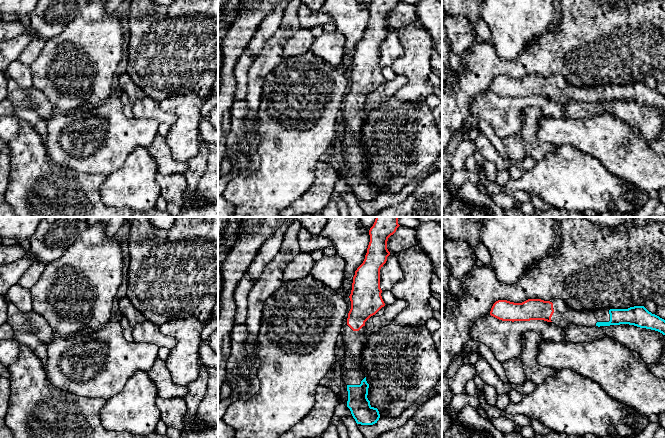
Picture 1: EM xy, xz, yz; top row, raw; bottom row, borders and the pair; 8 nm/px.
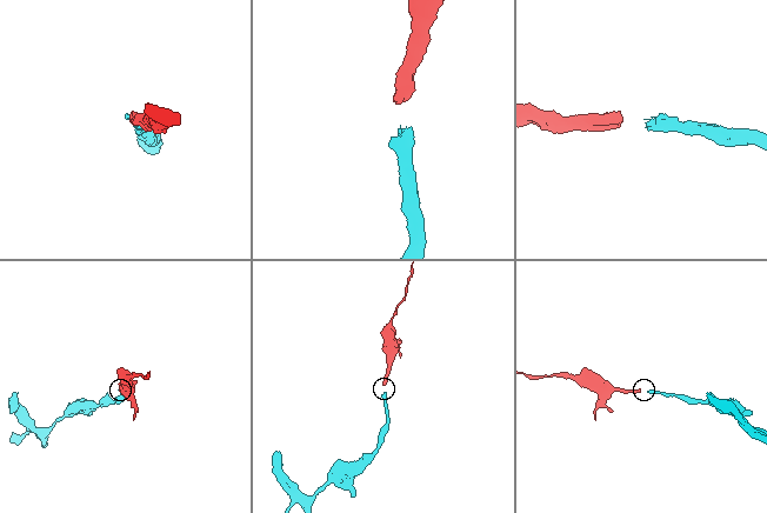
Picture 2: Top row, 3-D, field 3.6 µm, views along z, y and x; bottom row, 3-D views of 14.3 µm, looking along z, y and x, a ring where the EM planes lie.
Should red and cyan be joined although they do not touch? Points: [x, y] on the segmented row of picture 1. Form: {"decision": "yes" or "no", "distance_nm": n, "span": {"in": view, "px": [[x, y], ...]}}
{"decision": "yes", "distance_nm": 360, "span": {"in": "yz", "px": [[553, 312], [596, 323]]}}

